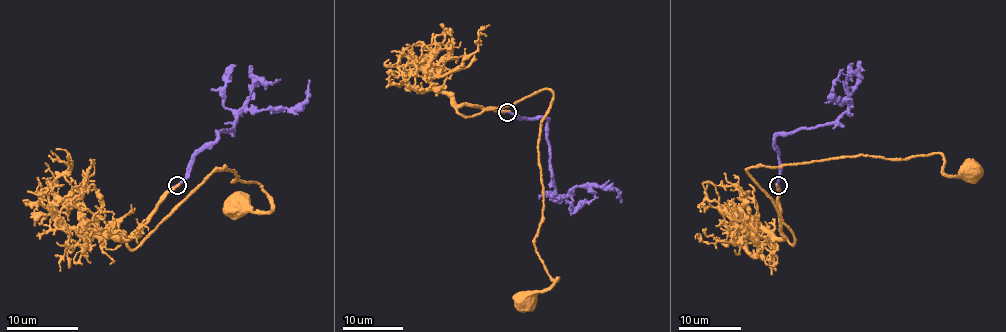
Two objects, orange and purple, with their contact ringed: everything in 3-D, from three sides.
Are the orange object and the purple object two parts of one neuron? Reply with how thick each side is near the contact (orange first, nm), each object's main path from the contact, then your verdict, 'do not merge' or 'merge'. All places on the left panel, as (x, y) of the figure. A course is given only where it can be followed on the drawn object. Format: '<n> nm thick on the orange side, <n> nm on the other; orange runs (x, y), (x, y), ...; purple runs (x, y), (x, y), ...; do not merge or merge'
240 nm thick on the orange side, 260 nm on the other; orange runs (177, 184), (131, 248), (226, 168), (216, 167), (234, 171), (233, 182), (258, 183), (272, 207), (230, 204); purple runs (177, 184), (190, 159), (216, 133), (231, 131), (239, 115), (251, 109), (295, 109), (307, 97), (311, 80); merge

